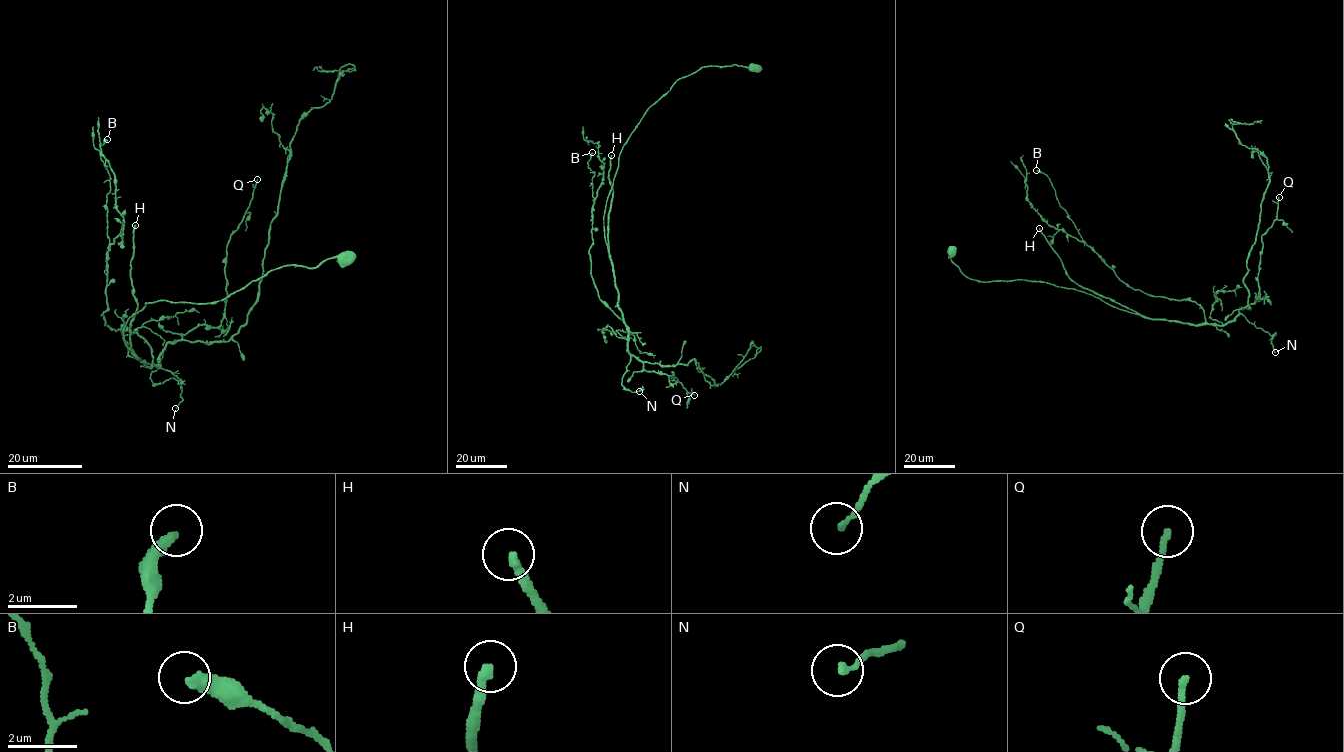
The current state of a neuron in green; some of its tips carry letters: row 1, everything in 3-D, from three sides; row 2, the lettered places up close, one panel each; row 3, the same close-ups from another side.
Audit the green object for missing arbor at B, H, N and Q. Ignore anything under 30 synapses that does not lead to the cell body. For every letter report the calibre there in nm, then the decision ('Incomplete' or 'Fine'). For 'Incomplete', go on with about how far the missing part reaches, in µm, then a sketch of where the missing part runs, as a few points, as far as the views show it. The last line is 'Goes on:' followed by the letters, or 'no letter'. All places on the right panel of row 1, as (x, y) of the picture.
B: Thickness 360 nm. Fine
H: Thickness 260 nm. Incomplete. Missing length about 80 µm
N: Thickness 160 nm. Fine
Q: Thickness 160 nm. Fine
Goes on: H

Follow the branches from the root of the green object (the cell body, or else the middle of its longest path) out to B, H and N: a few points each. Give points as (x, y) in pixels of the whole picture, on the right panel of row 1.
B: (950, 252), (972, 279), (1043, 281), (1147, 317), (1205, 322), (1193, 301), (1124, 284), (1036, 170)
H: (950, 252), (951, 260), (972, 279), (1046, 282), (1137, 313), (1076, 284), (1039, 228)
N: (950, 252), (972, 279), (1046, 282), (1152, 319), (1222, 325), (1242, 314), (1276, 333), (1275, 352)

